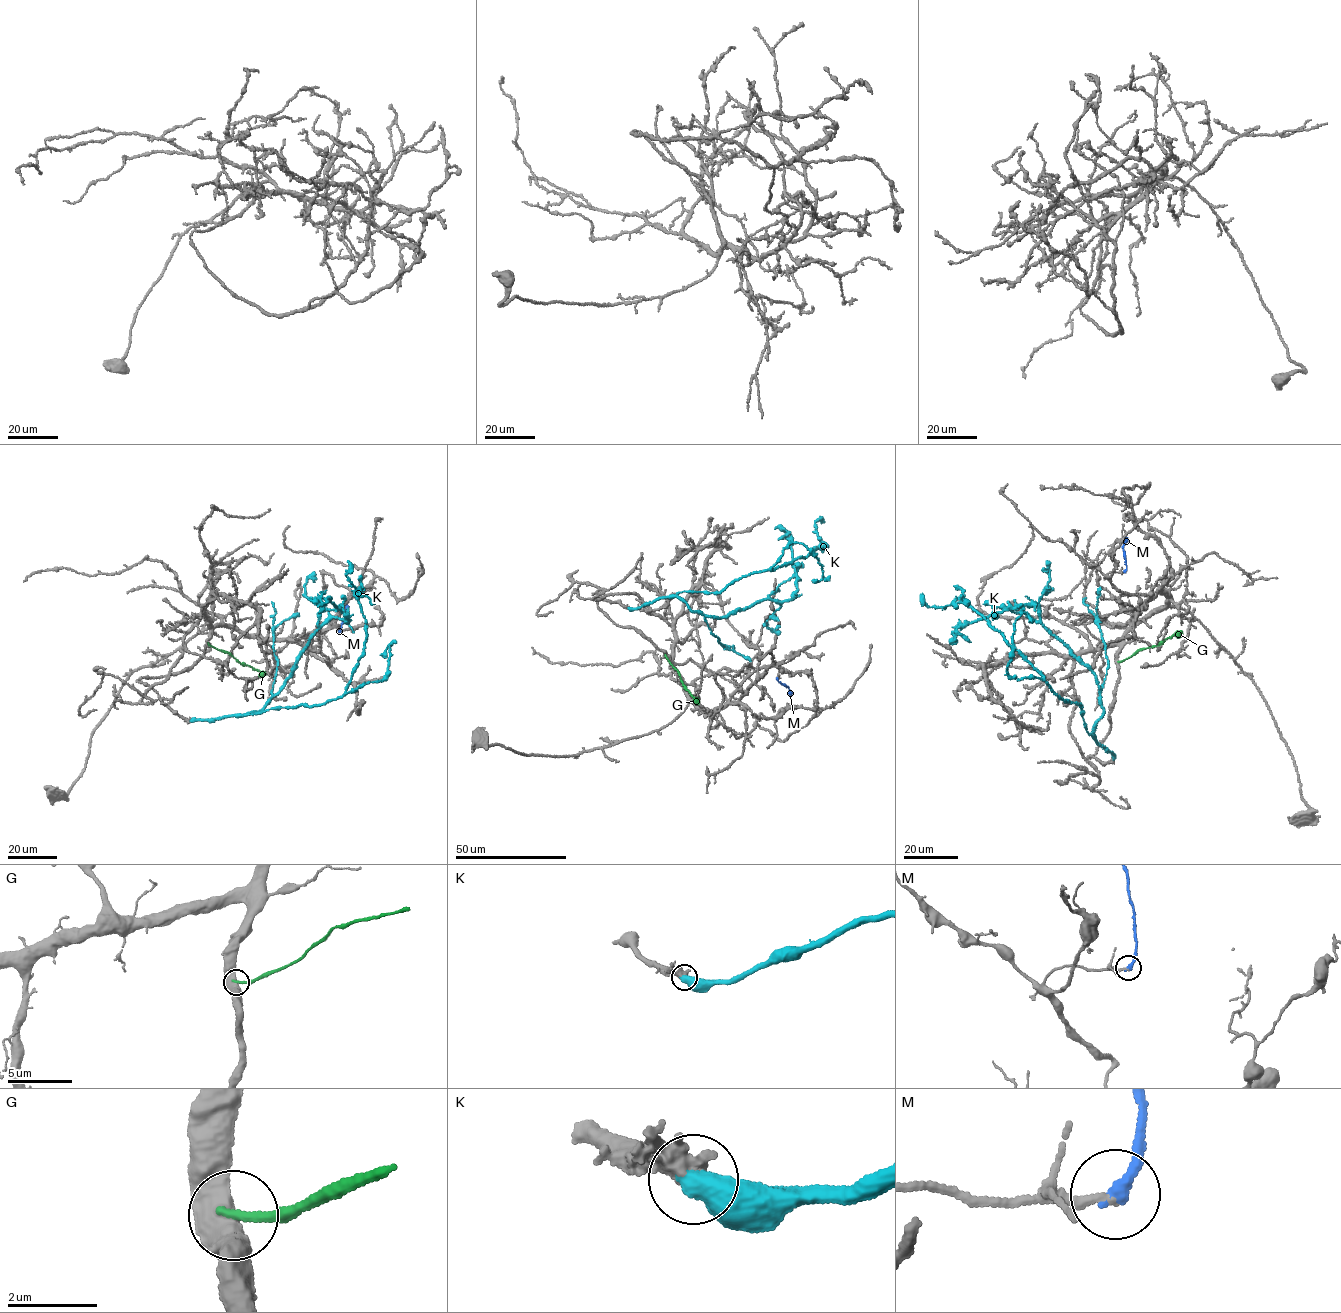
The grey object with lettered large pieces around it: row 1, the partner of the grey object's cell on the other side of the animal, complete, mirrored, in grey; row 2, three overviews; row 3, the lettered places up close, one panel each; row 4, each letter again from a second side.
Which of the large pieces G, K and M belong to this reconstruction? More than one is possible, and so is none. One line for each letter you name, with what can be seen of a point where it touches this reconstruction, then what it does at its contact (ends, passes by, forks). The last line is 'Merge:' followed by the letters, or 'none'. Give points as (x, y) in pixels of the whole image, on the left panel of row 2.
K: Touches grey at (190, 720). It ends there
Merge: K

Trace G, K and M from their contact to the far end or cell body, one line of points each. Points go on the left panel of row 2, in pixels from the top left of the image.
G: (208, 643), (264, 674)
K: (190, 720), (309, 706), (344, 695), (366, 631), (359, 587), (345, 575), (347, 560)
M: (339, 631), (347, 605)

